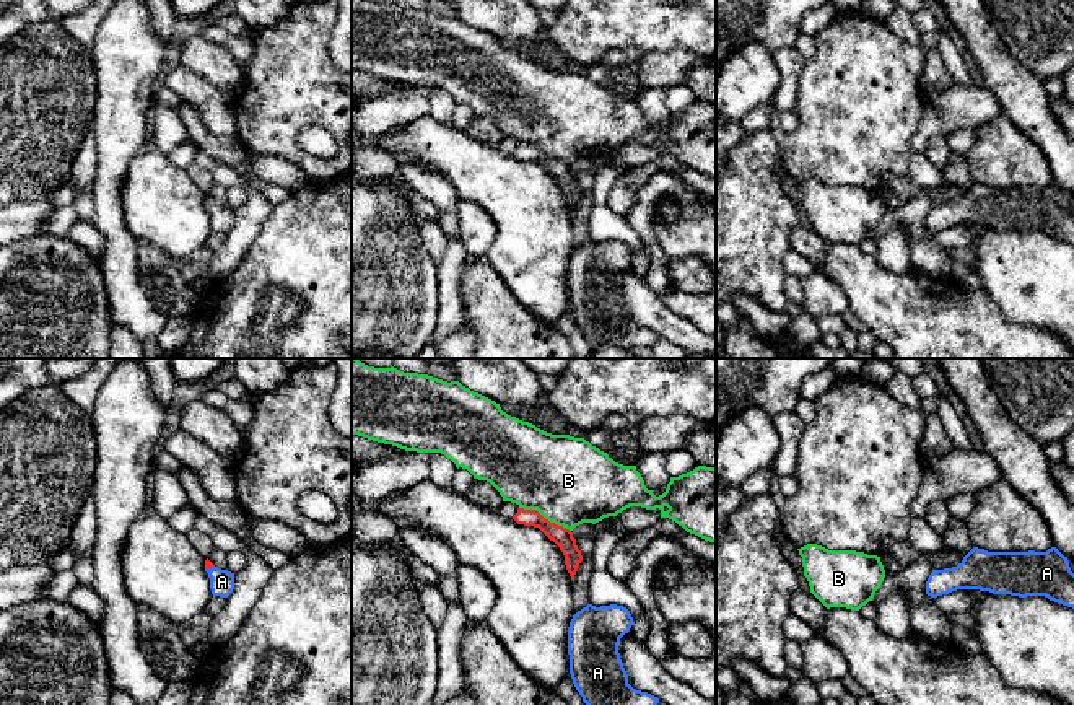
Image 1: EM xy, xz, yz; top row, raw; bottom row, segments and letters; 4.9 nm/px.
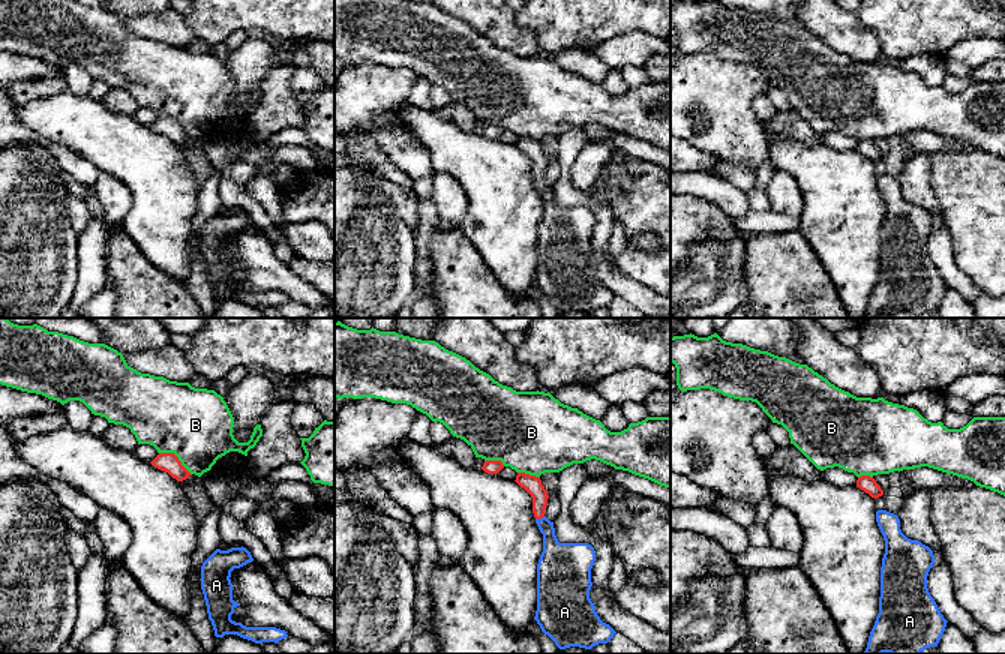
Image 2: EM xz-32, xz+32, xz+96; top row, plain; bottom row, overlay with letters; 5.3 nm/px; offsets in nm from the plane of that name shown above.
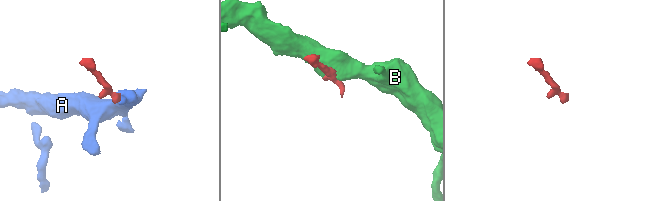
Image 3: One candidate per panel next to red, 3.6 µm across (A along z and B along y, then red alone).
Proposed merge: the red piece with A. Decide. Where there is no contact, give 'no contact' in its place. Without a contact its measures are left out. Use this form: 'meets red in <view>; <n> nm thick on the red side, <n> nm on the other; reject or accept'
meets red in xy; 40 nm thick on the red side, 130 nm on the other; accept

